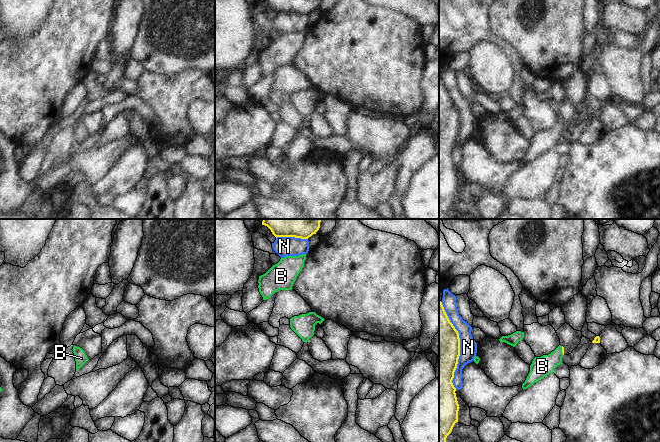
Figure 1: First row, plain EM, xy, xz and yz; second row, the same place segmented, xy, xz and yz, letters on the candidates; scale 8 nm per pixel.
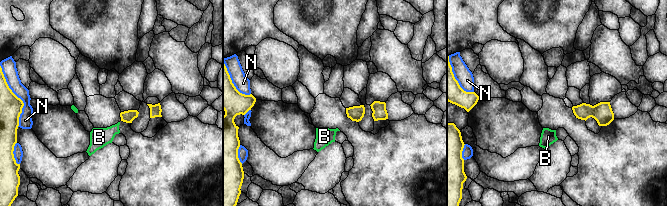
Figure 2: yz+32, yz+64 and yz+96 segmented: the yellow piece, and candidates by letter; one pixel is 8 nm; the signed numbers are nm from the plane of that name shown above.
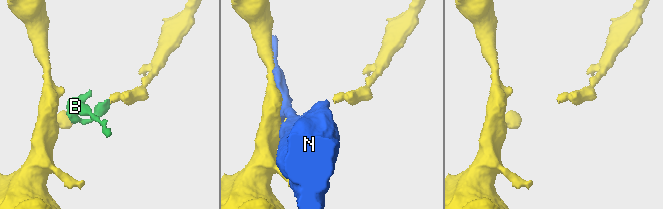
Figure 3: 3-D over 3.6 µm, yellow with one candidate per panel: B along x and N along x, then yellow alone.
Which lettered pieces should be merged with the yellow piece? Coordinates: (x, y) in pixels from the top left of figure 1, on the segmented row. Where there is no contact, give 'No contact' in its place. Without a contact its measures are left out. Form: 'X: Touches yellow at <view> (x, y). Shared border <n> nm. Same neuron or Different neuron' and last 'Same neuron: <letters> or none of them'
B: Touches yellow at yz (562, 350). Shared border 70 nm. Same neuron
N: Touches yellow at xz (292, 236). Shared border 260 nm. Different neuron
Same neuron: B

